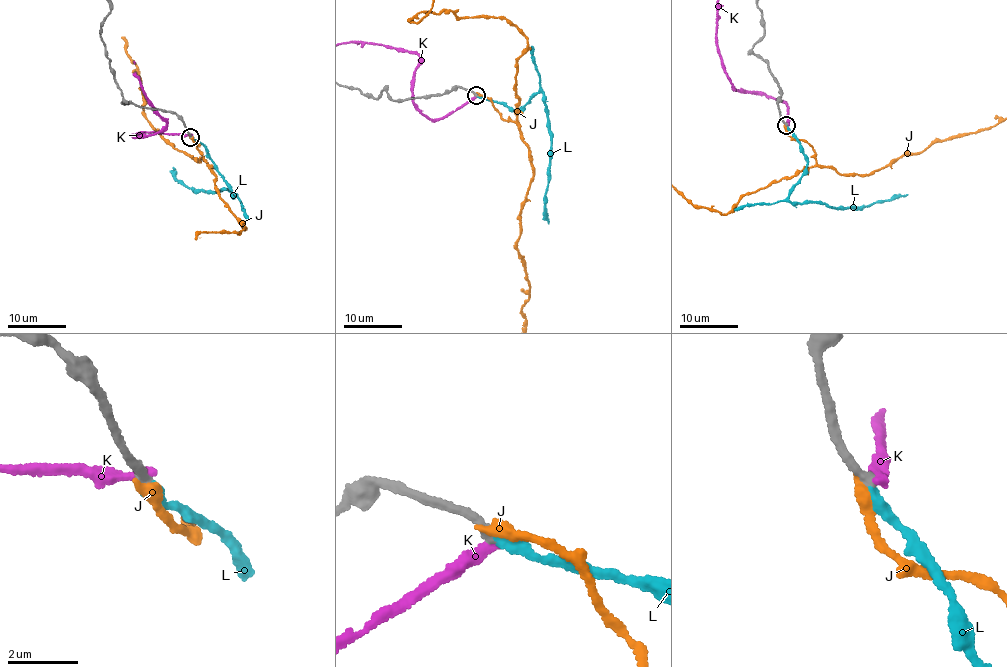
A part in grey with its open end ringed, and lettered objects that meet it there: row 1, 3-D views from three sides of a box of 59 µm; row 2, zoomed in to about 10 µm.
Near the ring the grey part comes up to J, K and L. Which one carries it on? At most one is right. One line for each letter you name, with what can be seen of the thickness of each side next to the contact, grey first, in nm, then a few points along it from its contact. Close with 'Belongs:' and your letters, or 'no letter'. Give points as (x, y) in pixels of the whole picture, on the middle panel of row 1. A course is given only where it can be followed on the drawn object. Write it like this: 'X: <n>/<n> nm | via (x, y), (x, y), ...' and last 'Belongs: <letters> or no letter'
L: 300/360 nm | via (476, 95), (515, 110), (539, 92), (542, 95), (551, 142), (546, 215), (548, 223)
Belongs: L

